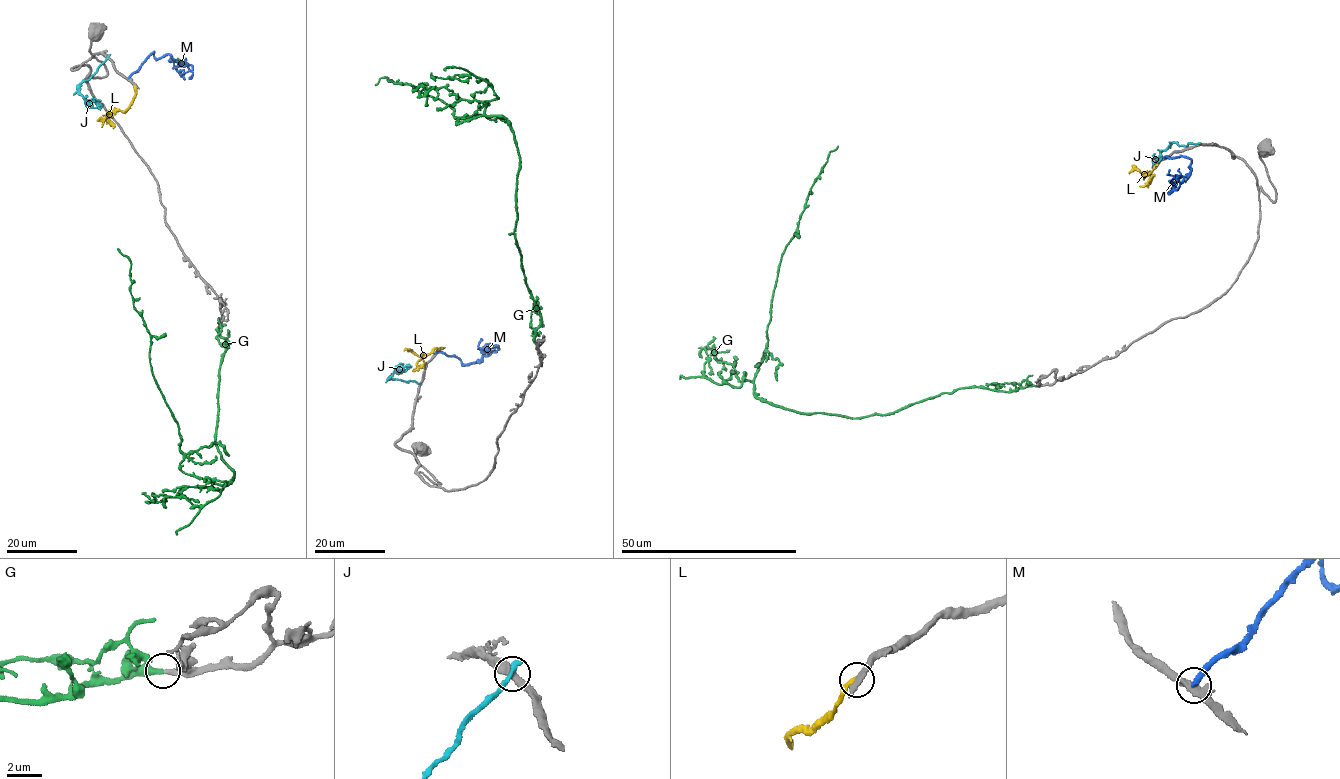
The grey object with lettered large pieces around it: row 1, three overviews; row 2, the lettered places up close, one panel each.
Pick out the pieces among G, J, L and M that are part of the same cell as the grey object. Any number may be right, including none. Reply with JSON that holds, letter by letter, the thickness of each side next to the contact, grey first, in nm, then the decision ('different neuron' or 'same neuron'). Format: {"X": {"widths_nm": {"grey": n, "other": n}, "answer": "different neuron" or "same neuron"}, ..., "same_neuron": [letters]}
{"G": {"widths_nm": {"grey": 280, "other": 420}, "answer": "same neuron"}, "J": {"widths_nm": {"grey": 340, "other": 380}, "answer": "different neuron"}, "L": {"widths_nm": {"grey": 320, "other": 360}, "answer": "different neuron"}, "M": {"widths_nm": {"grey": 320, "other": 320}, "answer": "different neuron"}, "same_neuron": ["G"]}

